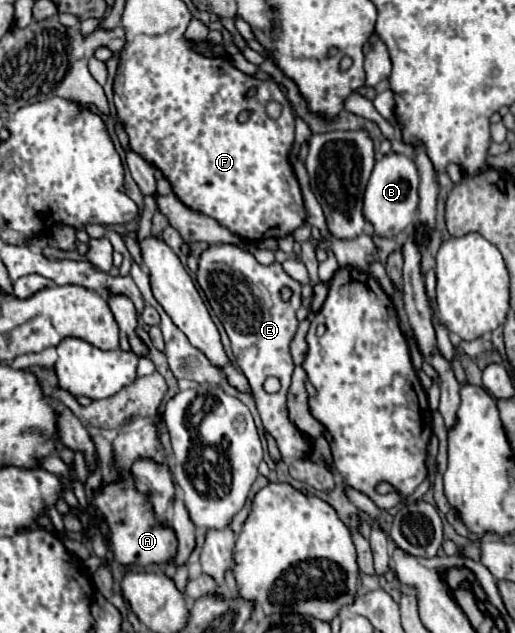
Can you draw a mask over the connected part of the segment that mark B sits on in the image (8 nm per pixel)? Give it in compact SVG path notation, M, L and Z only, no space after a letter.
M389 153L375 163L363 199L363 215L373 225L379 237L395 239L401 231L405 231L415 223L417 205L419 205L417 189L419 189L419 171L415 161L407 159L405 155Z

